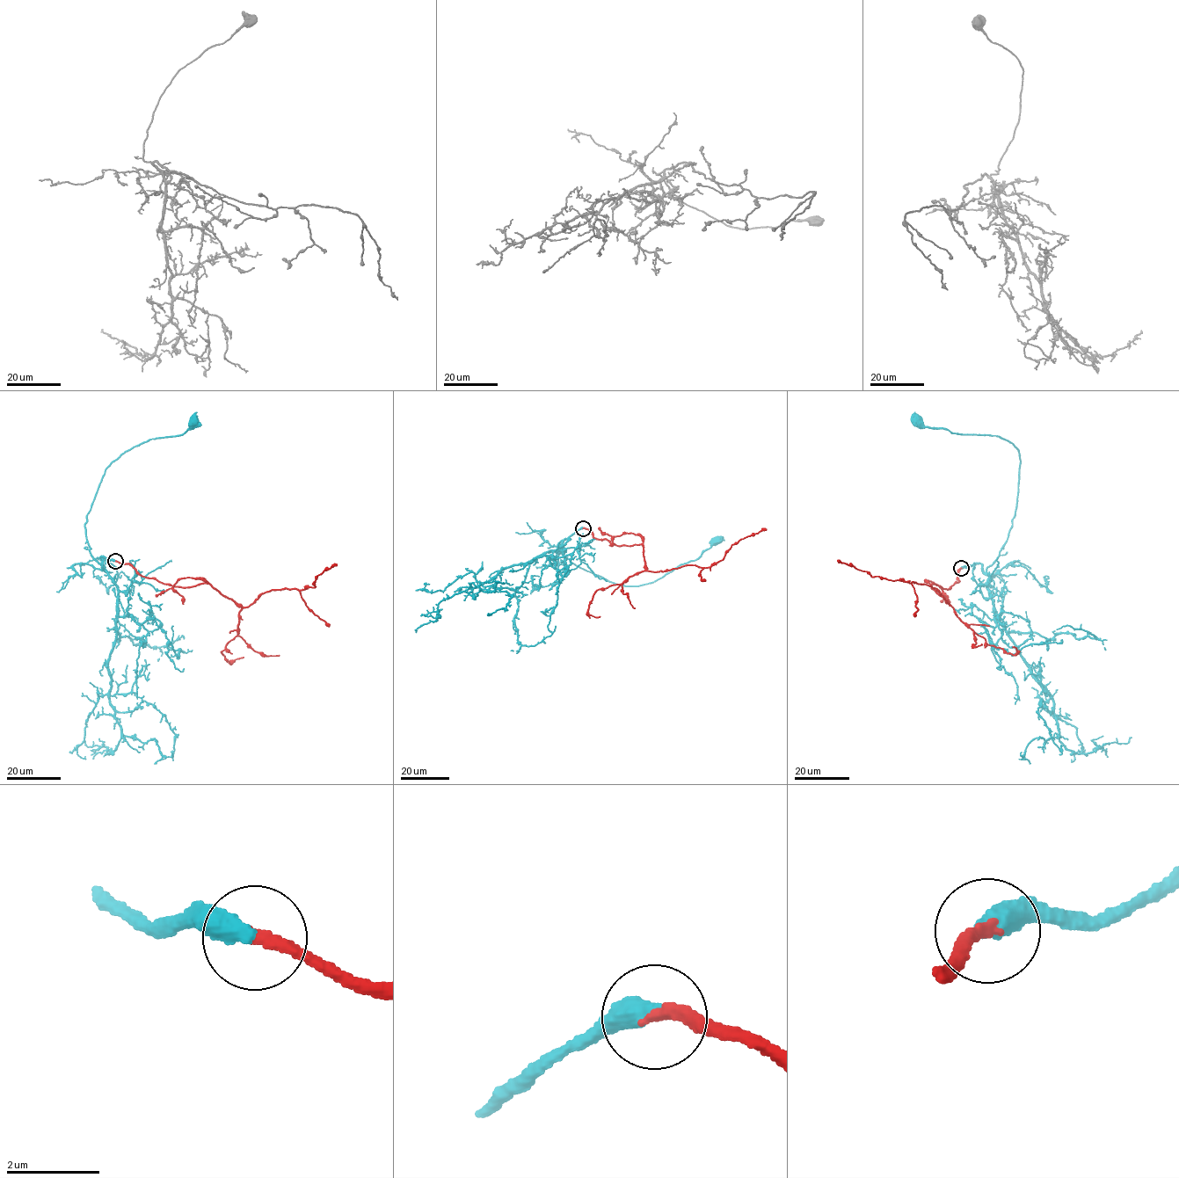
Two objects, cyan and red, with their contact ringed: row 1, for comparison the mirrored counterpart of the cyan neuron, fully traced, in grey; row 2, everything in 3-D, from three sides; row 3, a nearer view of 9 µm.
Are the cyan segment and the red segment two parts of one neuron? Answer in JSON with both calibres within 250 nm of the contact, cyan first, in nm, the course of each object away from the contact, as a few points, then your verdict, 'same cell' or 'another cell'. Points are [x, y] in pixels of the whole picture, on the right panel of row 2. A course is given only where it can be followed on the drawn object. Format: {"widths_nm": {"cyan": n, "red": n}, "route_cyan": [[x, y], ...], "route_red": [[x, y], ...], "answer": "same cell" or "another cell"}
{"widths_nm": {"cyan": 420, "red": 280}, "route_cyan": [[961, 568], [981, 564], [985, 572], [1007, 537], [1017, 500], [1017, 448], [995, 435], [953, 433], [919, 421]], "route_red": [[961, 568], [958, 581], [950, 589], [931, 585], [948, 602], [926, 585], [872, 577], [837, 561]], "answer": "same cell"}

